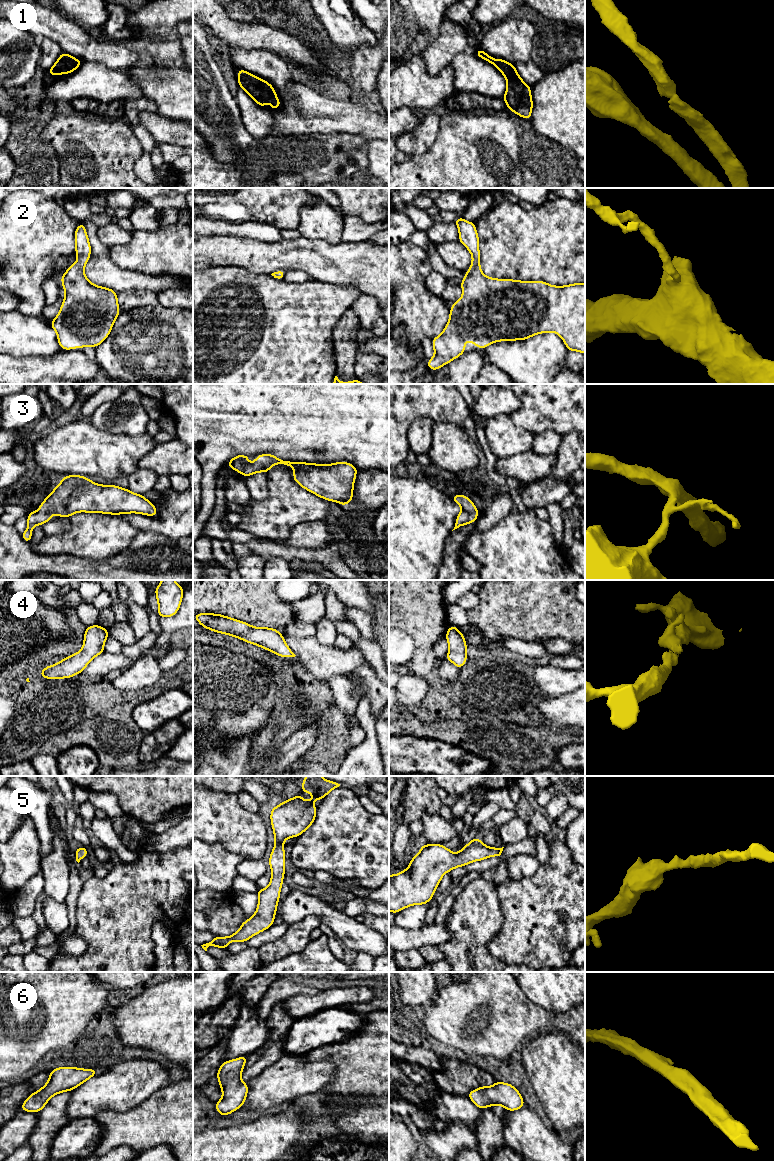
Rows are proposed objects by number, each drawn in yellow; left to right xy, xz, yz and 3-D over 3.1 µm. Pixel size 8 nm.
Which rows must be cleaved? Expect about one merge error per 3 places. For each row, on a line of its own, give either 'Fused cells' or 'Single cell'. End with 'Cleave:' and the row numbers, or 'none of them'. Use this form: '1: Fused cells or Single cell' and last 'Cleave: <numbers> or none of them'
1: Single cell
2: Single cell
3: Single cell
4: Single cell
5: Single cell
6: Single cell
Cleave: none of them

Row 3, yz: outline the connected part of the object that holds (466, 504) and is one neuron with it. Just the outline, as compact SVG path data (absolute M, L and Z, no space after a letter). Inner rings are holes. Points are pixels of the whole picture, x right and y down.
M457 494L451 496L451 498L462 508L462 511L458 514L456 518L456 523L453 530L466 524L474 523L477 520L477 516L480 513L478 512L475 504L467 496Z

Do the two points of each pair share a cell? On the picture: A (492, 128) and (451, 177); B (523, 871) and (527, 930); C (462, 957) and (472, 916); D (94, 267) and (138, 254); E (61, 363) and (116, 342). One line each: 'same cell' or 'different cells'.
A: same cell
B: different cells
C: same cell
D: different cells
E: different cells

